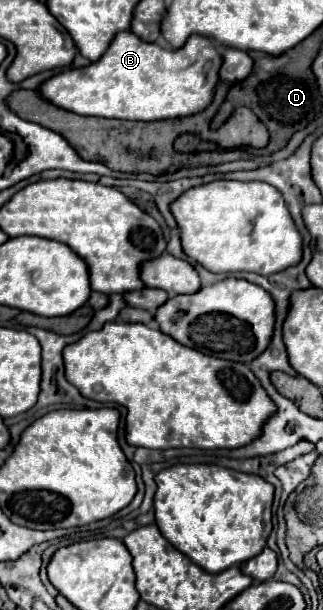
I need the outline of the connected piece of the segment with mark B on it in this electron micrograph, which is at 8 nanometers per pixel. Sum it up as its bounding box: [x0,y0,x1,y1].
[40,32,222,122]

